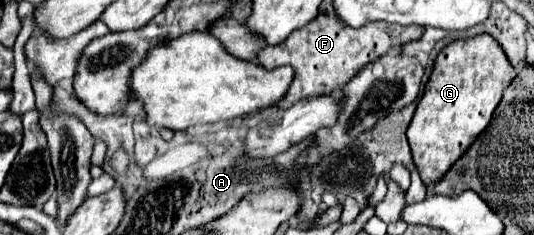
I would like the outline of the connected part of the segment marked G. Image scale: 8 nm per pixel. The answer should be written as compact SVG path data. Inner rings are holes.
M475 36L445 46L437 56L433 74L407 128L413 164L425 186L437 184L489 126L503 90L517 74L503 54L491 36Z

